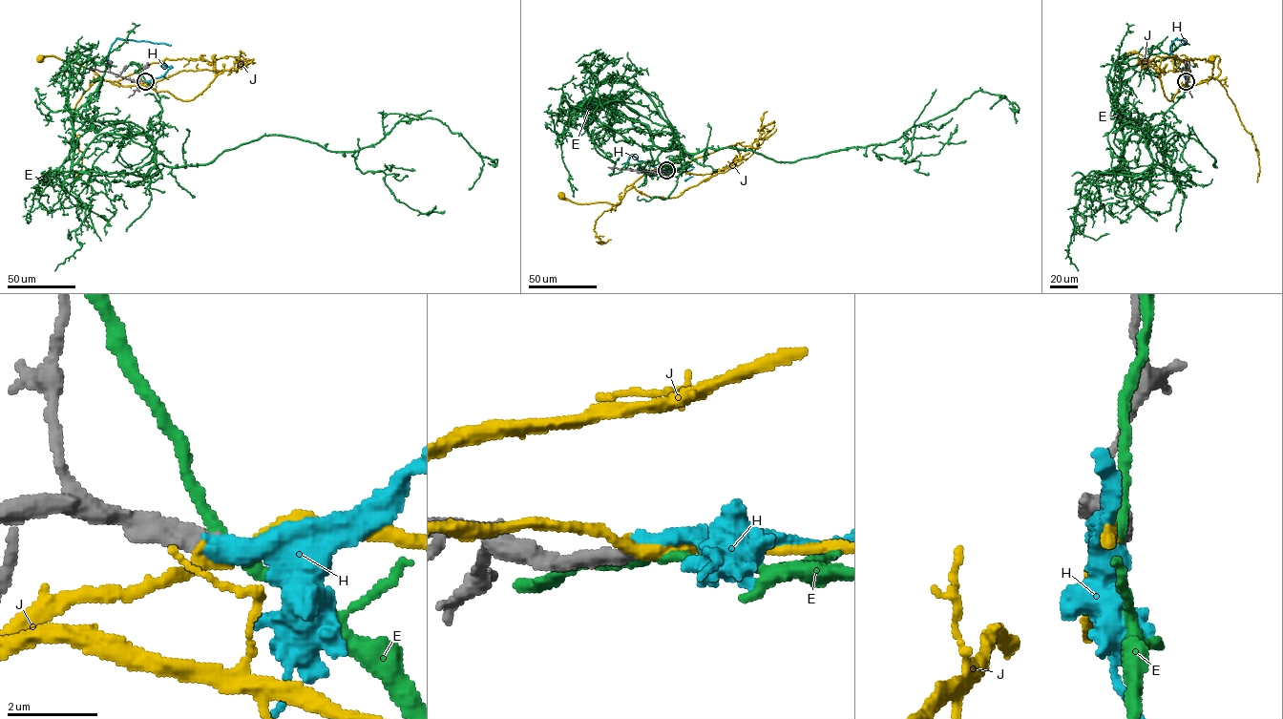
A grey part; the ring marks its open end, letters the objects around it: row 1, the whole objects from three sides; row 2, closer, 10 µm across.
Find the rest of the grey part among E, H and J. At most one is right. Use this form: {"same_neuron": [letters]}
{"same_neuron": ["H"]}

